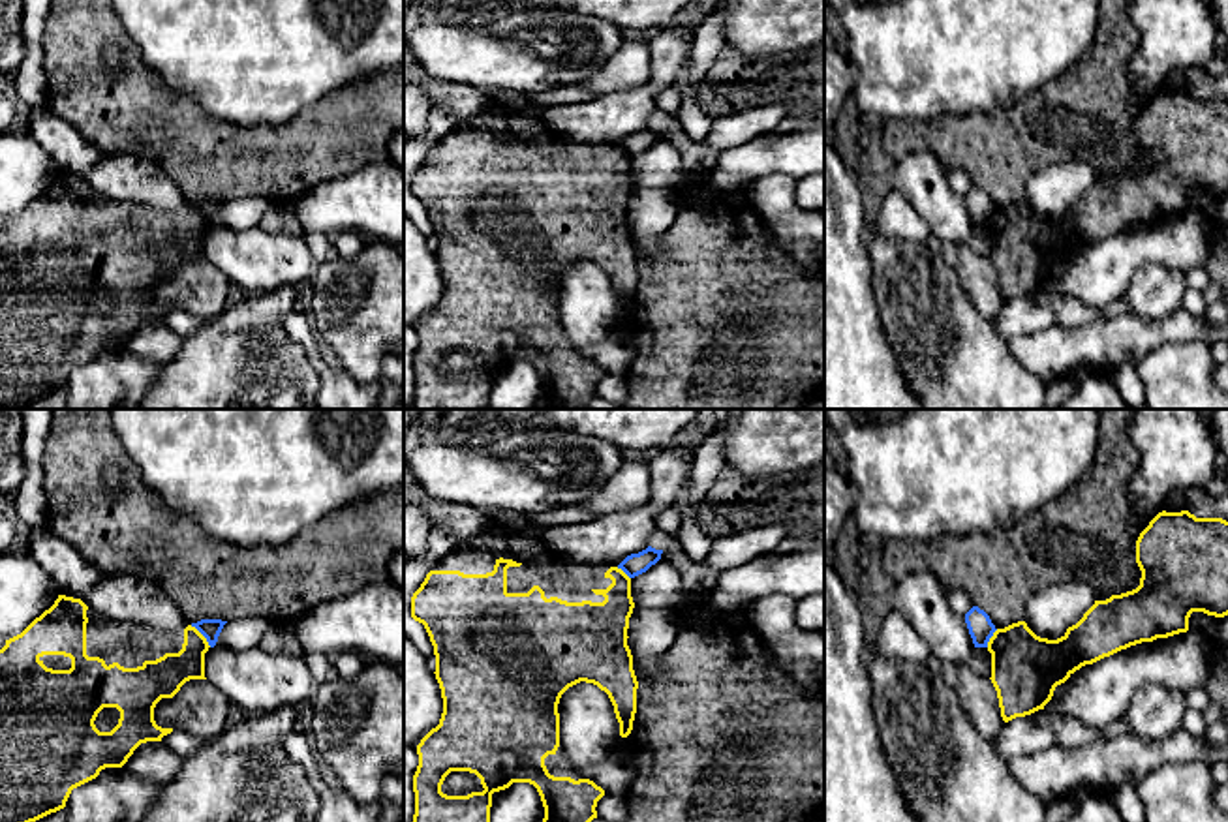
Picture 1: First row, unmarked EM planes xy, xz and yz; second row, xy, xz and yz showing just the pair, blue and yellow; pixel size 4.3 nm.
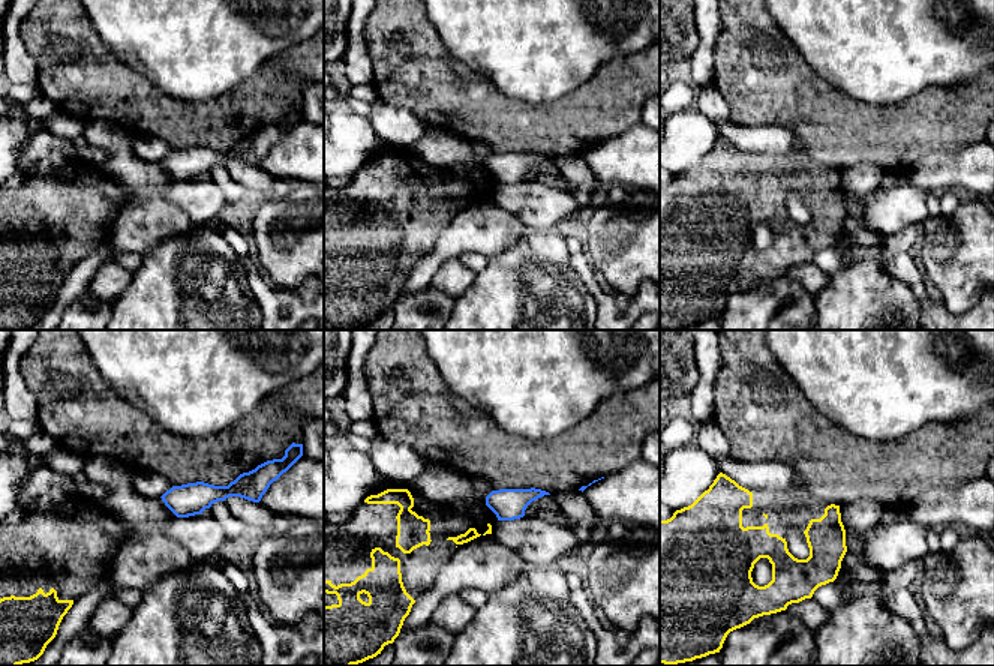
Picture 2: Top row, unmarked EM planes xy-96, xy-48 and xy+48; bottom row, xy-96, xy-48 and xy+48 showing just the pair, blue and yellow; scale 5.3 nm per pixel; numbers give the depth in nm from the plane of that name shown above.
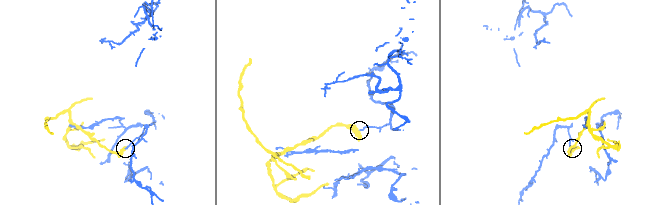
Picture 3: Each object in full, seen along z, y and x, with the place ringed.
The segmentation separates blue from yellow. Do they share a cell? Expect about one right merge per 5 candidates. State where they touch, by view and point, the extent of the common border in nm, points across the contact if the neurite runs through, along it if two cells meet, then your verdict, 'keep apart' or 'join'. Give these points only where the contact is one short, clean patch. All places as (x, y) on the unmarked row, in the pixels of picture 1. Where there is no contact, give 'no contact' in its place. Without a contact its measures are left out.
contact xy (201, 213); length 130 nm; border xy (190, 205), (211, 226); keep apart

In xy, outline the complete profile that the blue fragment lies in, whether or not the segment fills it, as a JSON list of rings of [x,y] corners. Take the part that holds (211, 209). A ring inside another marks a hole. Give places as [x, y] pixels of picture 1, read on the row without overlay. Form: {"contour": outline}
{"contour": [[[201,199],[192,203],[192,206],[195,206],[207,218],[210,227],[214,227],[225,203],[227,201],[222,199]]]}

